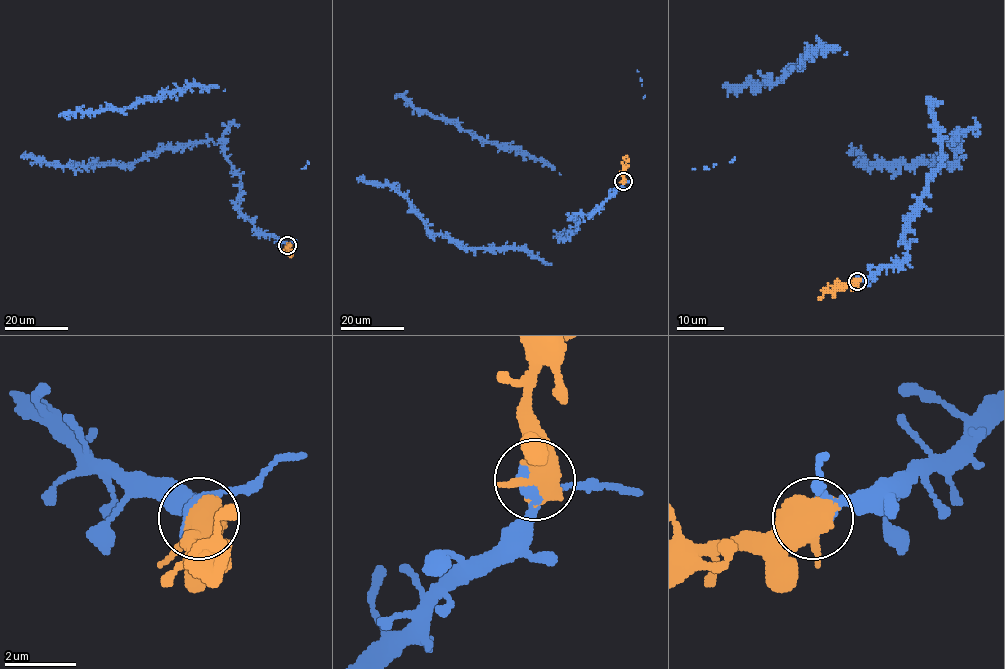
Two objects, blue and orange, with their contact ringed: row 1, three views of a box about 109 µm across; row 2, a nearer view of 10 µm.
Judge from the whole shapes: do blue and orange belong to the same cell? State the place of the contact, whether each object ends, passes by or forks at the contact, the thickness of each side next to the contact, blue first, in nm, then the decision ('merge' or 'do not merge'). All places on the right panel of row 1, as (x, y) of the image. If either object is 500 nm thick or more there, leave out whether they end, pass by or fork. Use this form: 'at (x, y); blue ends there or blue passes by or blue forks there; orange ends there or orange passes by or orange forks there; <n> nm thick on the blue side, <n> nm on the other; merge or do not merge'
at (857, 281); 500 nm thick on the blue side, 500 nm on the other; merge

